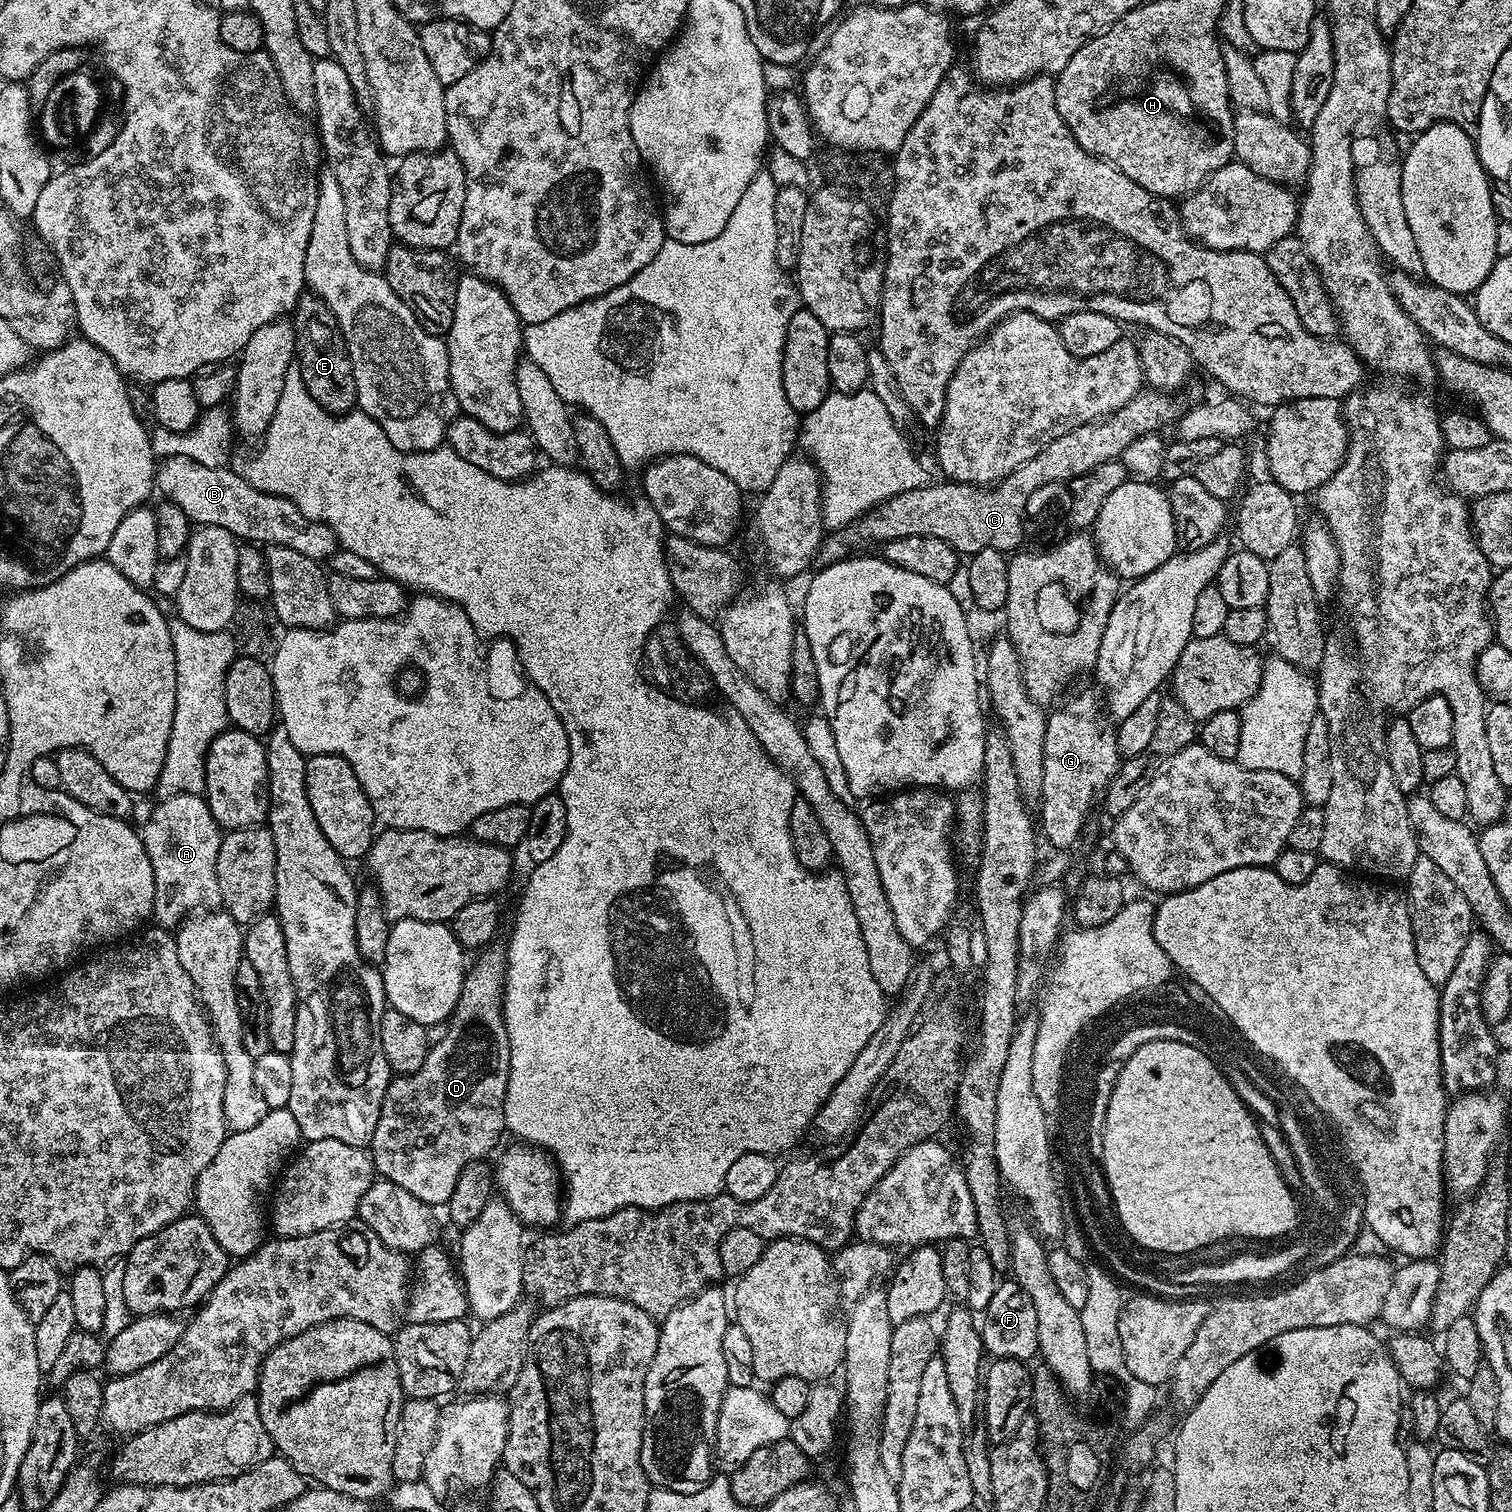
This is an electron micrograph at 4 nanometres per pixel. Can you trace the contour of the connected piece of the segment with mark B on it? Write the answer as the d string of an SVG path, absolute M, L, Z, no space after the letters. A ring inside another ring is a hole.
M168 456L159 461L156 469L155 487L161 492L167 503L179 506L182 514L186 514L193 525L209 524L210 526L222 526L230 530L230 534L240 542L251 542L257 546L286 546L290 550L298 550L298 554L306 554L311 560L327 561L338 551L338 541L334 530L330 530L328 524L314 522L294 506L285 496L275 496L269 492L258 490L239 471L231 472L231 467L215 468L204 466L200 462L192 461L182 456Z

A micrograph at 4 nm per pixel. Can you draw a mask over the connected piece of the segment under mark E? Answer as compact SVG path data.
M311 294L301 295L290 316L296 329L296 358L302 374L302 382L306 382L308 393L333 416L342 416L357 407L356 383L354 382L354 366L350 362L348 347L344 341L342 330L326 302Z

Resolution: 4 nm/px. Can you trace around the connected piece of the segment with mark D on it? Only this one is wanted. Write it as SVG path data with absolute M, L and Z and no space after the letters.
M493 942L479 953L476 961L471 961L470 967L465 971L462 990L458 994L456 1009L448 1017L446 1023L448 1029L442 1038L442 1042L431 1045L426 1054L426 1062L422 1062L422 1067L409 1076L396 1076L388 1084L386 1098L382 1102L382 1110L378 1114L378 1126L374 1126L372 1143L370 1145L370 1155L372 1157L372 1167L375 1175L380 1178L398 1178L398 1182L414 1198L418 1198L424 1204L433 1206L447 1205L450 1194L454 1194L454 1185L458 1182L458 1174L470 1166L470 1162L483 1160L489 1154L488 1151L500 1140L500 1135L505 1135L504 1126L504 1099L506 1098L506 1086L508 1085L508 1075L510 1074L510 1038L506 1034L506 1022L504 1021L504 979L508 969L508 953L503 947L499 948L499 943Z

